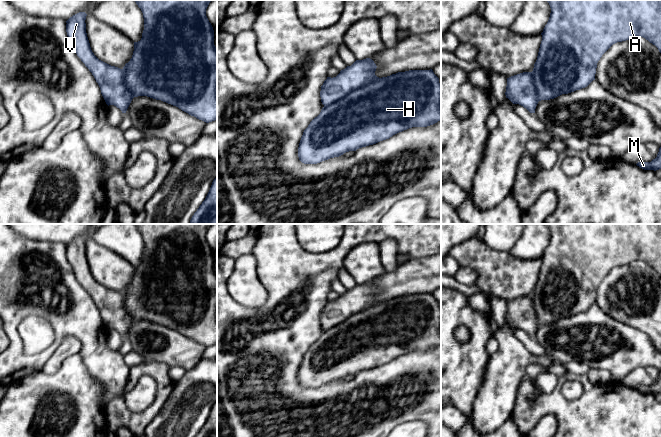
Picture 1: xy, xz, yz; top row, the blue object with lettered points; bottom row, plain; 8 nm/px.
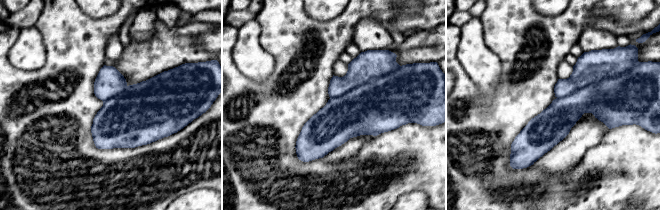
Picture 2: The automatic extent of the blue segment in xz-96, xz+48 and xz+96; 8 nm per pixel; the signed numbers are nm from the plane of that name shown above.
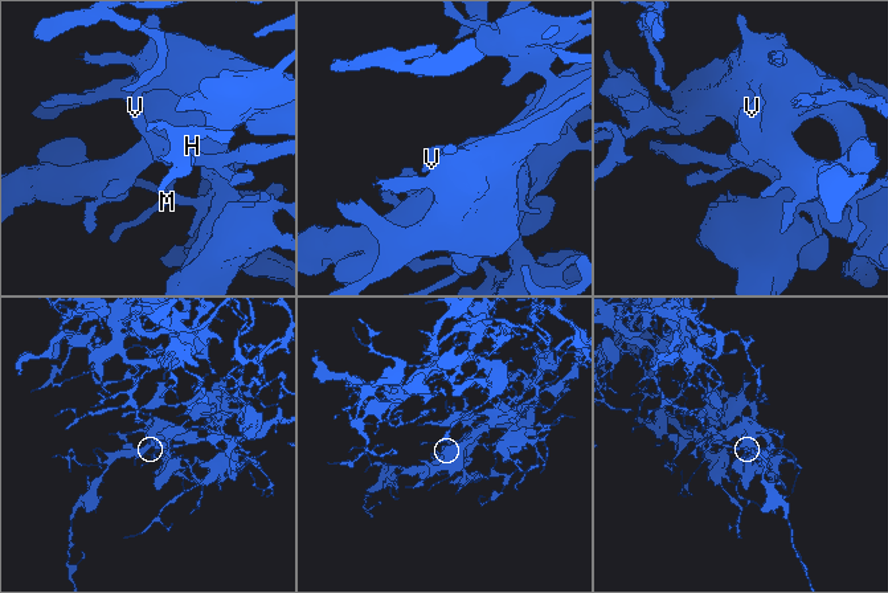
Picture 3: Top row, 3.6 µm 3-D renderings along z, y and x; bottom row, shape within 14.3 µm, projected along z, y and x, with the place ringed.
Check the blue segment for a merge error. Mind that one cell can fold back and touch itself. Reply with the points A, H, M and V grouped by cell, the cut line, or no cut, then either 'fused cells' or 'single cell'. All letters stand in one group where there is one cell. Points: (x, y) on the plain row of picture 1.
A H M V; no cut; single cell

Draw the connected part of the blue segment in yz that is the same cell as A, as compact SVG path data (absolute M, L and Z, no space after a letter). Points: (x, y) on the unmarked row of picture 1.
M546 224L551 237L542 259L537 284L532 296L523 296L507 302L506 322L535 337L541 324L554 323L587 311L595 304L597 287L615 267L634 261L643 261L661 277L661 224Z

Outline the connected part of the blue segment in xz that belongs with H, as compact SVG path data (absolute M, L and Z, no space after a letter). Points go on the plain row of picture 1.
M370 282L356 284L341 294L336 301L327 301L321 310L320 321L324 329L320 338L304 354L298 371L299 384L304 388L317 388L346 376L376 368L412 351L427 351L441 344L441 309L433 294L409 294L387 301L375 299L376 288Z

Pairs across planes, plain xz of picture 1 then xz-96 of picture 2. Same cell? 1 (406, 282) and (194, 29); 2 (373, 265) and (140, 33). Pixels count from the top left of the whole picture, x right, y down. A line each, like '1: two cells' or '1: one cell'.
1: one cell
2: one cell

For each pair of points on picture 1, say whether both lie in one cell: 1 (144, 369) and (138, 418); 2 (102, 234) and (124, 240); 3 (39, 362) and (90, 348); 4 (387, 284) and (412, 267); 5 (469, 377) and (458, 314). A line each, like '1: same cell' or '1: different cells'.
1: same cell
2: same cell
3: same cell
4: same cell
5: same cell

